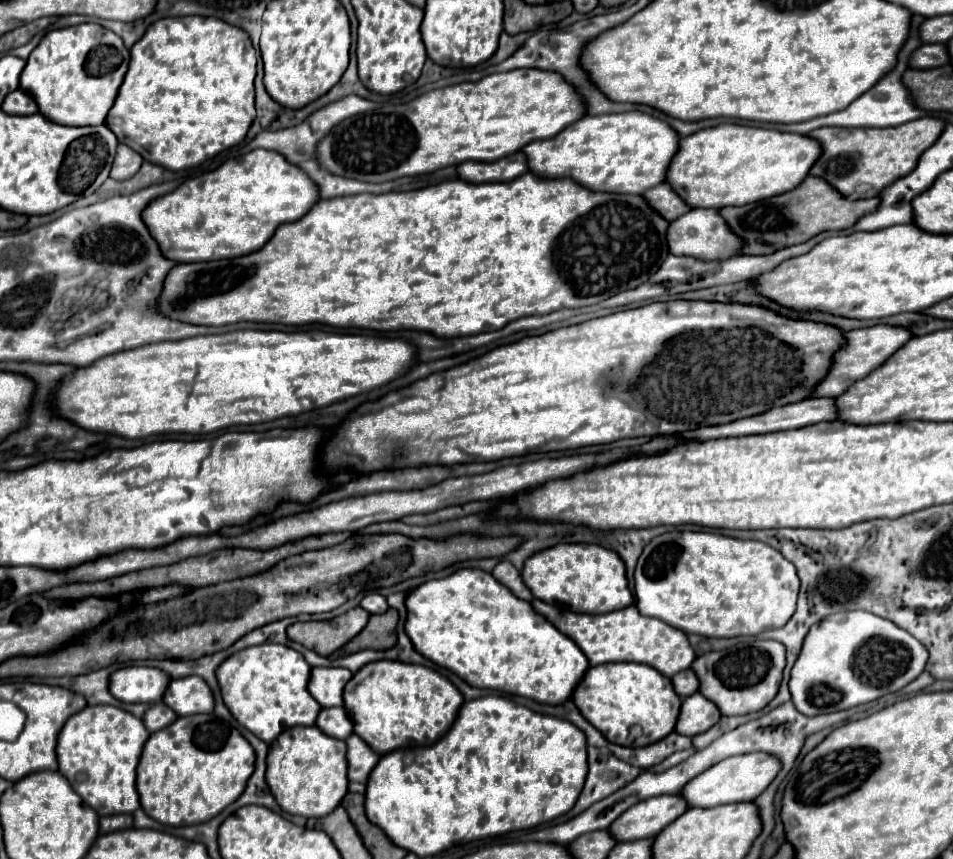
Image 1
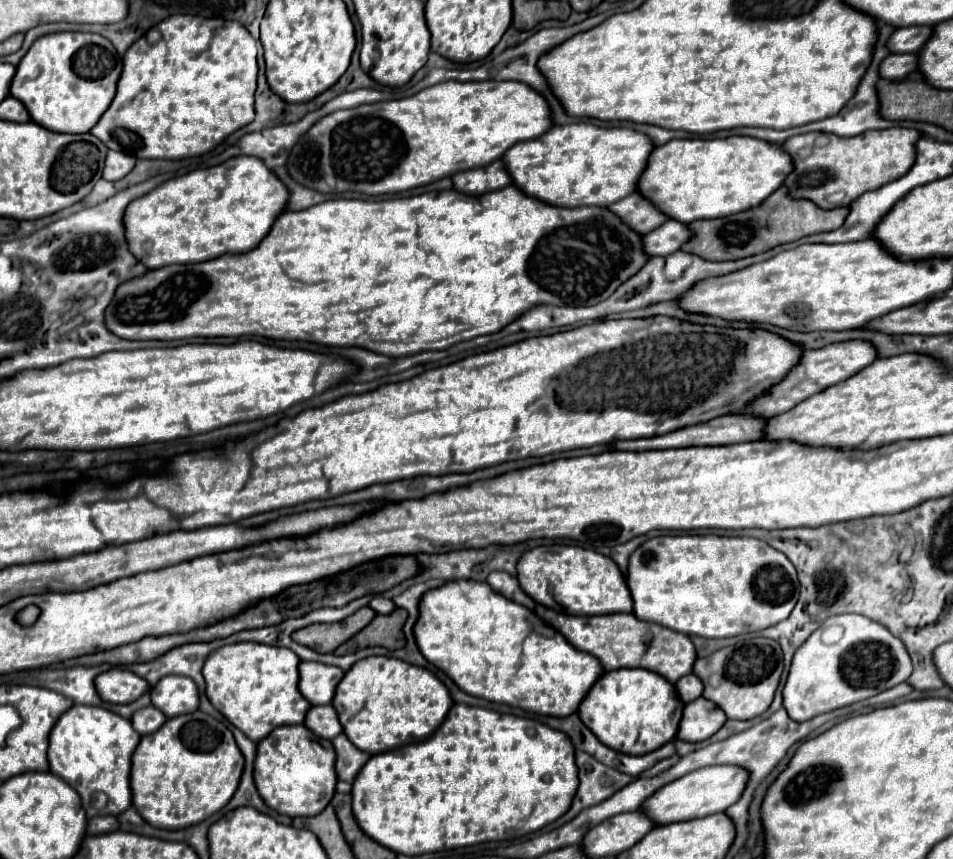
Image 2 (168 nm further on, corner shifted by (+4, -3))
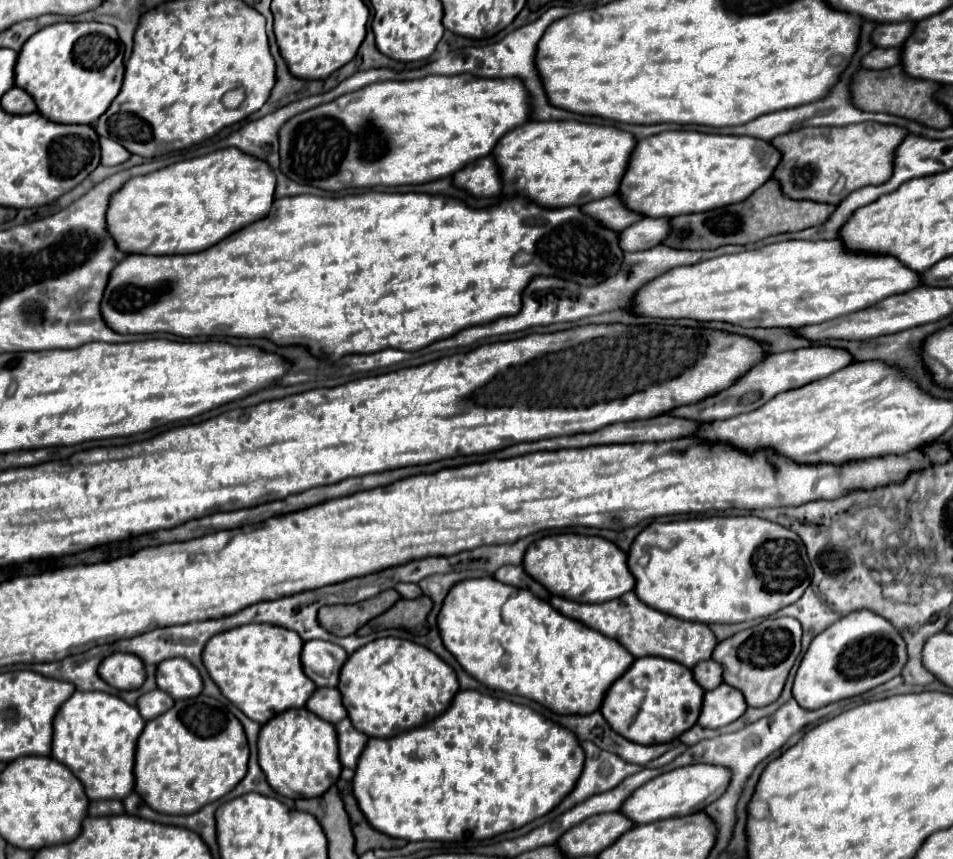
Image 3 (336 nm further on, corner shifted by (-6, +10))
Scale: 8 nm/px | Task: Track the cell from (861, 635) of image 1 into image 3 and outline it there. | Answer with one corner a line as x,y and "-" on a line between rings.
871,610
851,612
813,638
797,670
793,698
801,708
817,710
831,702
853,698
879,684
885,684
887,680
899,676
905,662
905,642
885,618
875,616

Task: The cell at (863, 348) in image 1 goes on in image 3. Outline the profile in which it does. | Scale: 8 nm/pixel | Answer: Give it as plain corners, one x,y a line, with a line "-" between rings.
809,346
809,348
801,348
793,352
771,354
771,356
765,356
765,360
761,360
759,364
755,364
755,368
751,368
751,372
743,376
743,380
737,380
731,388
727,388
727,392
717,392
715,396
707,396
703,404
687,404
687,408
675,408
675,412
671,412
669,416
691,416
691,420
713,422
713,420
731,418
743,412
753,412
761,408
765,402
769,402
773,396
777,396
779,392
801,388
809,382
815,382
819,378
825,378
849,366
851,362
853,358
849,352
829,348
829,346

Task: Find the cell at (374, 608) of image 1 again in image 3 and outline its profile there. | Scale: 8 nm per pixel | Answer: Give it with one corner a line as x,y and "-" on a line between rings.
397,584
397,590
401,592
403,598
419,598
419,596
423,596
423,590
419,588
419,584

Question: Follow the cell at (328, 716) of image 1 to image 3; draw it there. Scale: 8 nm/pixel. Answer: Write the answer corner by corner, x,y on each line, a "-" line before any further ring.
315,688
311,694
311,700
307,700
307,710
315,712
319,718
337,724
347,716
347,710
343,708
341,694
337,688

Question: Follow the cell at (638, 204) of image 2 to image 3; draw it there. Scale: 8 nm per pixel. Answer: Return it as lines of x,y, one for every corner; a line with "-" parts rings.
617,194
601,198
601,200
593,200
585,206
581,206
581,210
587,216
595,216
595,220
599,220
599,224
607,224
607,228
615,228
617,232
621,232
629,224
635,224
639,218
643,218
643,216
623,208
621,198

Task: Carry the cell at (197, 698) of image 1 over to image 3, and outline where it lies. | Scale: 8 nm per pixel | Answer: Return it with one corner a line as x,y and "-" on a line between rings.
183,658
163,660
163,664
159,664
157,668
155,680
157,680
157,688
167,692
173,700
199,696
203,690
199,670
189,660

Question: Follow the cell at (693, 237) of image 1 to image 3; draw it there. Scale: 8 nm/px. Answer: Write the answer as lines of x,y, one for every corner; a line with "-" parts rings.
641,218
639,222
619,232
619,244
623,244
623,252
647,250
661,244
661,240
667,236
667,230
667,218

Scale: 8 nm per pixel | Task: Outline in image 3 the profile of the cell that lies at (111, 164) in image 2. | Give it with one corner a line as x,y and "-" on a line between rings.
101,138
99,140
99,146
101,146
101,164
105,166
117,166
121,162
125,162
131,154
115,140
107,140
107,138

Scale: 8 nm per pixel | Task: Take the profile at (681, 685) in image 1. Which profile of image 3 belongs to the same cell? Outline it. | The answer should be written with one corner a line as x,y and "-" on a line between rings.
705,660
705,662
699,662
695,668
693,668
693,676
695,680
699,682
699,686
703,690
713,690
717,688
721,682
723,682
723,668
719,662
715,660

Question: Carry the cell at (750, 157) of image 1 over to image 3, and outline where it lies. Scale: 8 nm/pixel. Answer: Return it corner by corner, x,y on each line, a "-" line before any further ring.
661,132
637,142
629,156
627,170
623,174
623,184
617,194
621,202
631,210
647,218
671,218
687,212
707,212
707,208
719,208
723,204
745,200
755,188
767,182
779,164
781,156
765,140
755,140
749,136
723,136
723,134
703,134
703,132

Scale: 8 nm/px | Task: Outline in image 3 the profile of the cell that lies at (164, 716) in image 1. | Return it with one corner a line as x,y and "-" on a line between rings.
151,690
143,696
139,696
139,700
137,700
137,708
139,708
139,714
143,716
143,720
157,718
159,714
167,712
173,704
175,704
175,700
163,690

